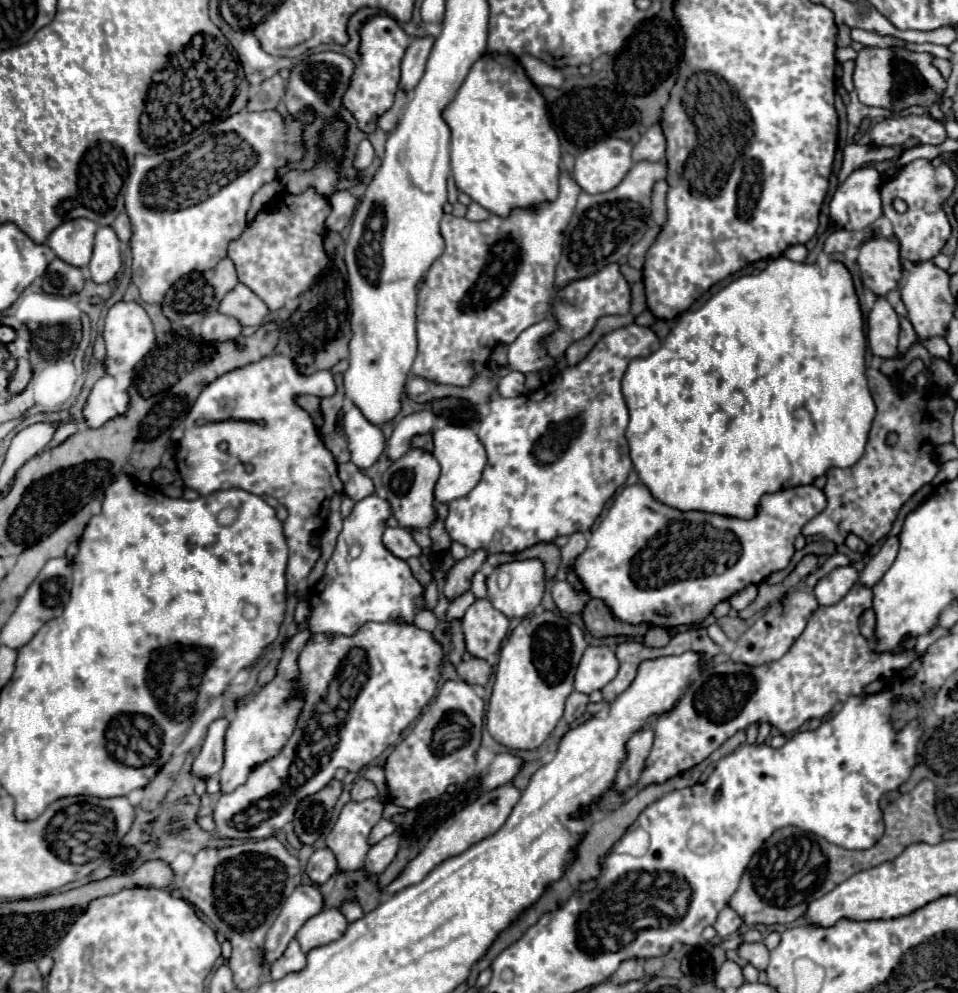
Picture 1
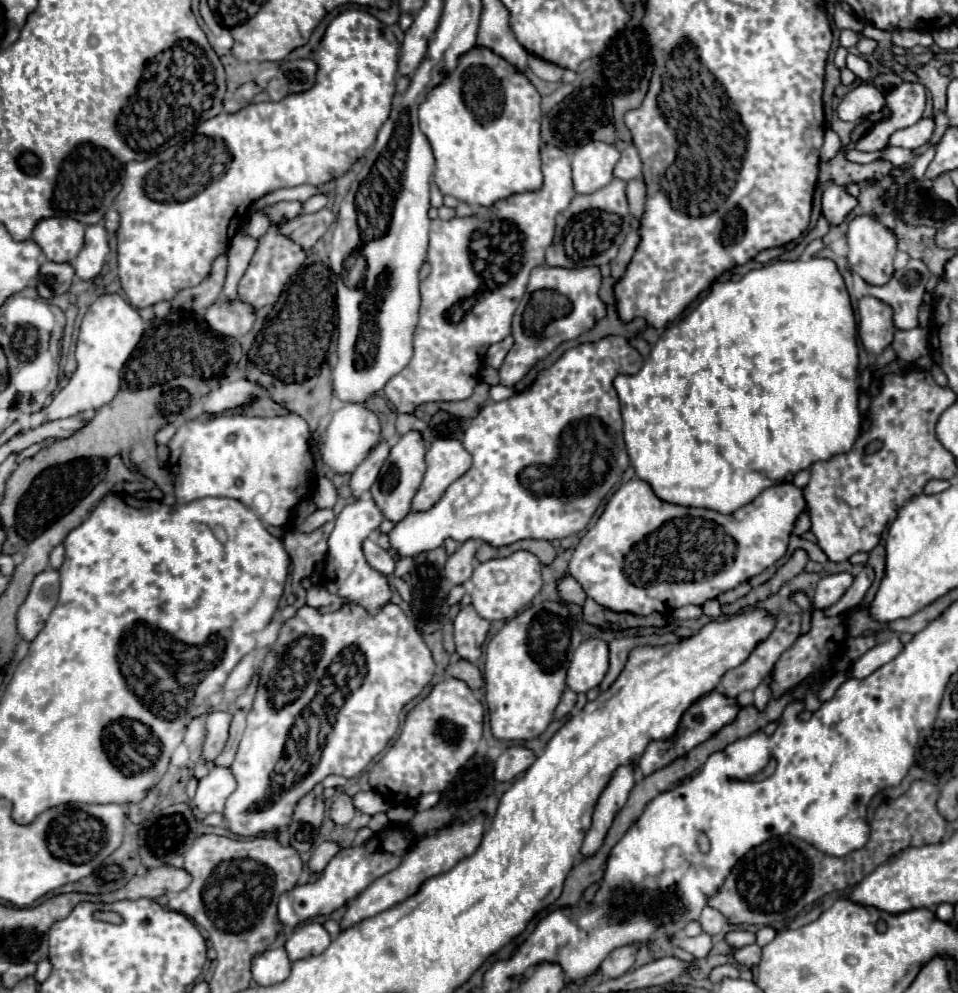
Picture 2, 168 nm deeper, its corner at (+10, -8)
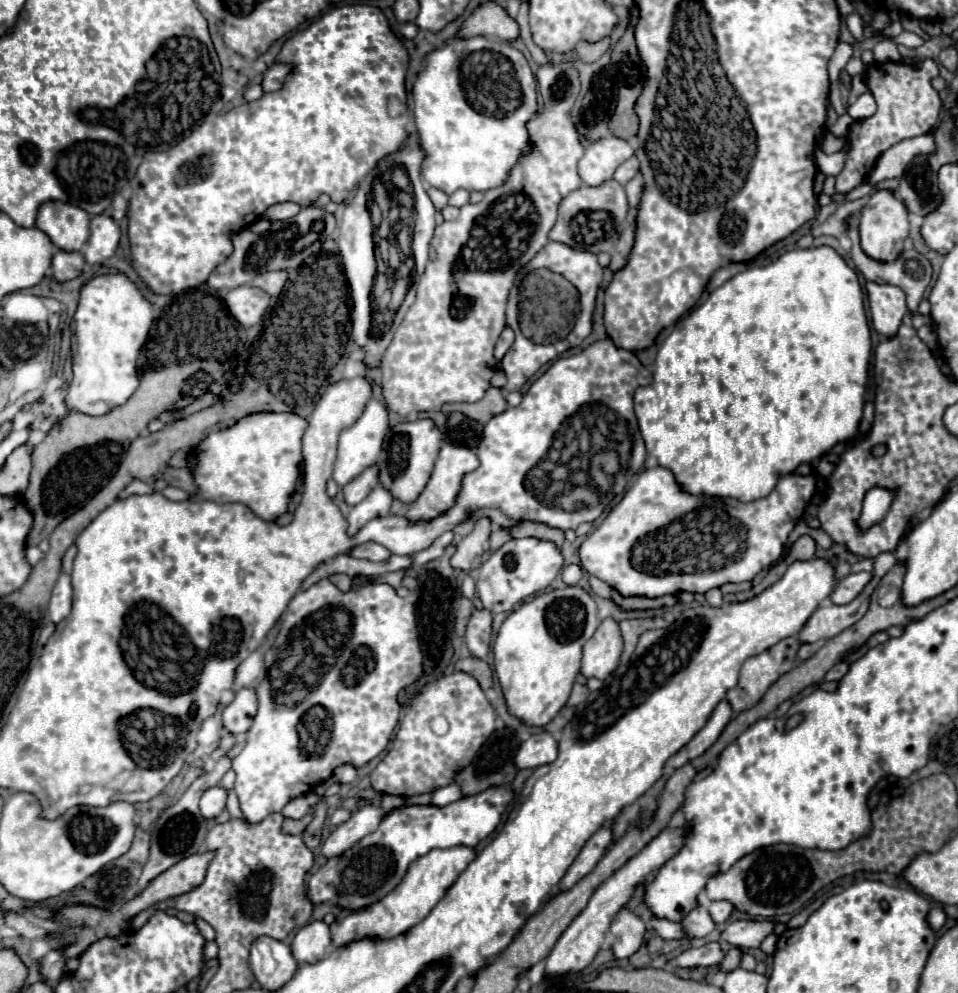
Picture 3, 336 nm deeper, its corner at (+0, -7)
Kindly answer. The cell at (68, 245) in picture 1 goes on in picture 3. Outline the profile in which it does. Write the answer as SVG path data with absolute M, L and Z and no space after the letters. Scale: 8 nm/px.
M60 200L40 204L36 216L36 228L46 232L52 244L66 252L80 250L88 242L88 224L88 212Z

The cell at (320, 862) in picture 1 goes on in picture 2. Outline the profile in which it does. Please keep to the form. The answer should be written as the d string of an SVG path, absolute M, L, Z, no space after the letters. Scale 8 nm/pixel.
M326 841L326 843L318 845L318 847L312 851L312 857L310 857L310 861L308 861L310 873L322 873L324 867L326 867L326 863L330 863L330 859L332 859L336 853L338 853L338 845L336 845L336 843Z

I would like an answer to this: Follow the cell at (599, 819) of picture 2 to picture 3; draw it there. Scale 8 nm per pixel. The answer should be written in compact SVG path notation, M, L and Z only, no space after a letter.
M608 826L600 828L600 830L584 844L584 848L580 850L580 854L578 854L576 860L572 862L572 866L566 870L564 878L558 882L556 890L558 890L558 892L564 892L564 890L572 888L580 878L584 878L584 876L598 864L598 860L604 856L604 852L606 852L606 848L608 848L610 842L612 842L612 832L610 832L610 828L608 828Z

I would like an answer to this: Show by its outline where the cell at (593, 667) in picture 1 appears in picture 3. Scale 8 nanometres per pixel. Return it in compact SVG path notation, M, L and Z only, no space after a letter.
M606 618L602 620L594 636L584 644L580 672L586 678L604 680L608 674L616 670L620 654L622 654L622 638L620 638L618 622L612 618Z

